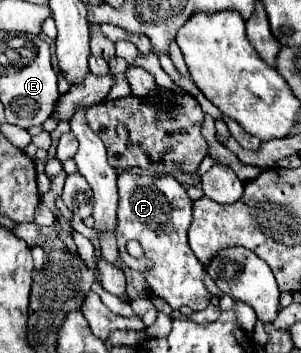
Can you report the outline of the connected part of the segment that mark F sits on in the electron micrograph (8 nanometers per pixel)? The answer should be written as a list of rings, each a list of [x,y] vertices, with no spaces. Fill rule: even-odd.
[[[124,171],[118,175],[118,193],[120,205],[118,205],[116,241],[124,265],[144,273],[150,283],[152,295],[168,301],[172,309],[180,309],[182,305],[194,311],[206,309],[210,303],[210,293],[202,283],[206,271],[188,245],[186,233],[192,221],[192,201],[186,195],[184,187],[170,175],[150,177]],[[128,241],[138,241],[142,245],[144,249],[142,259],[134,259],[126,251]]]

